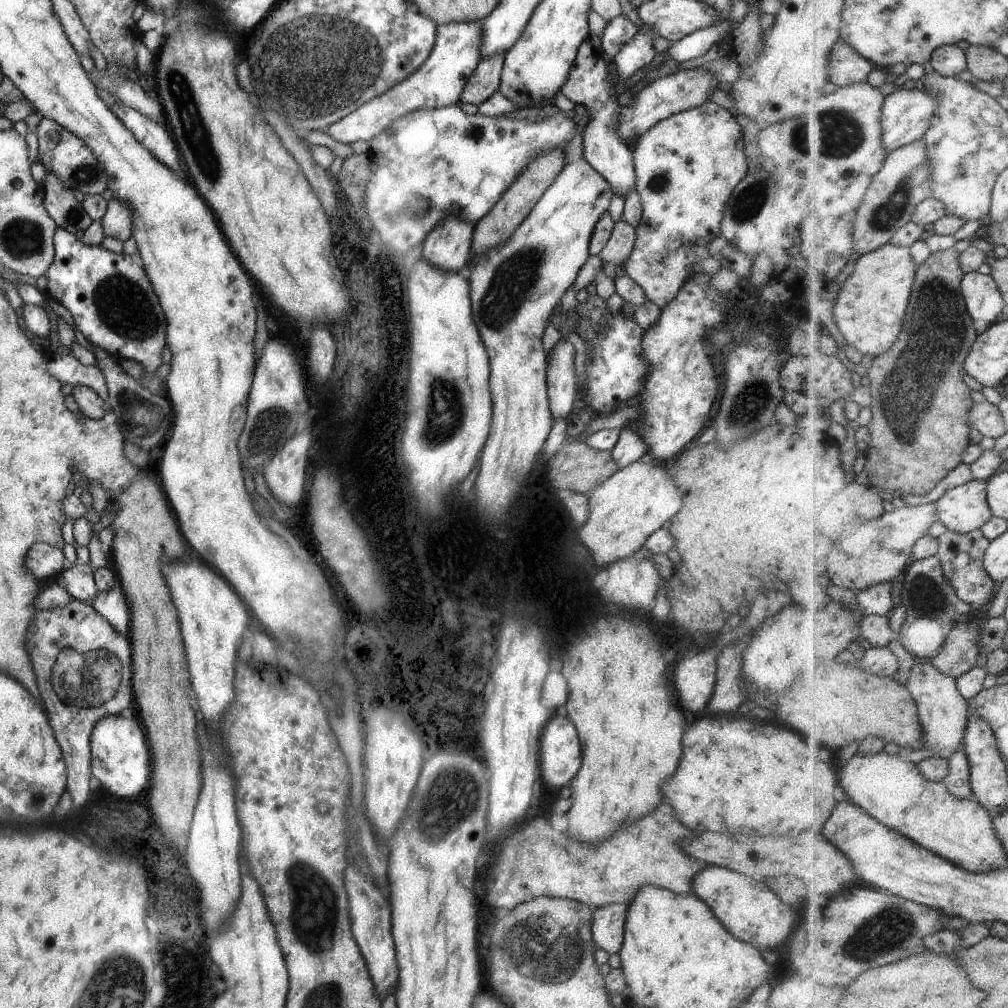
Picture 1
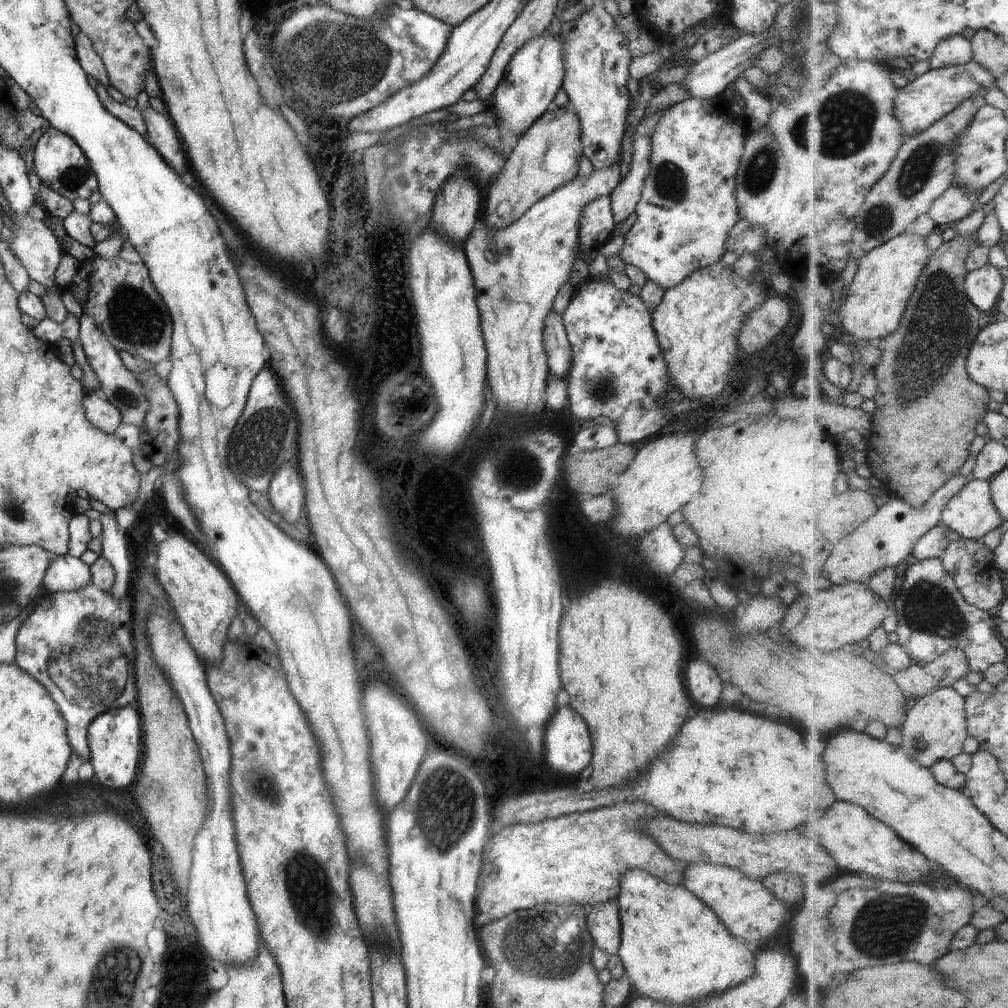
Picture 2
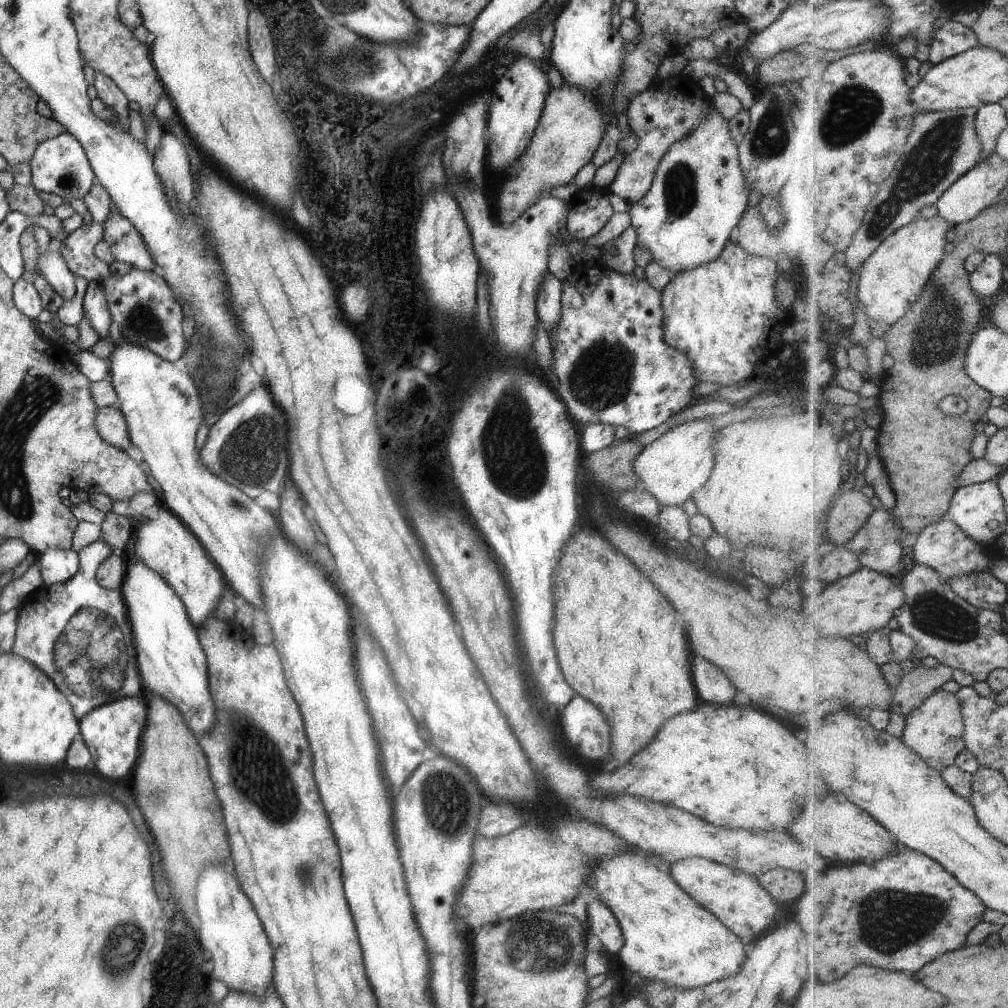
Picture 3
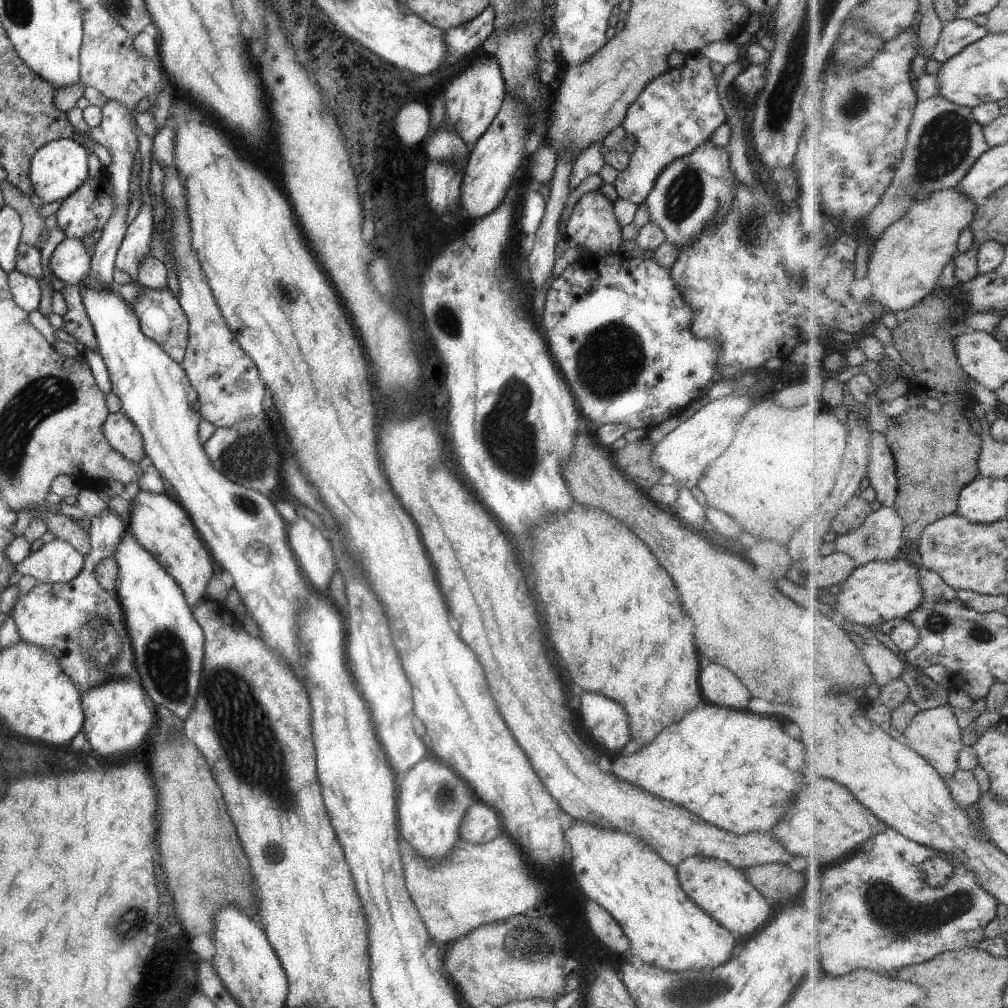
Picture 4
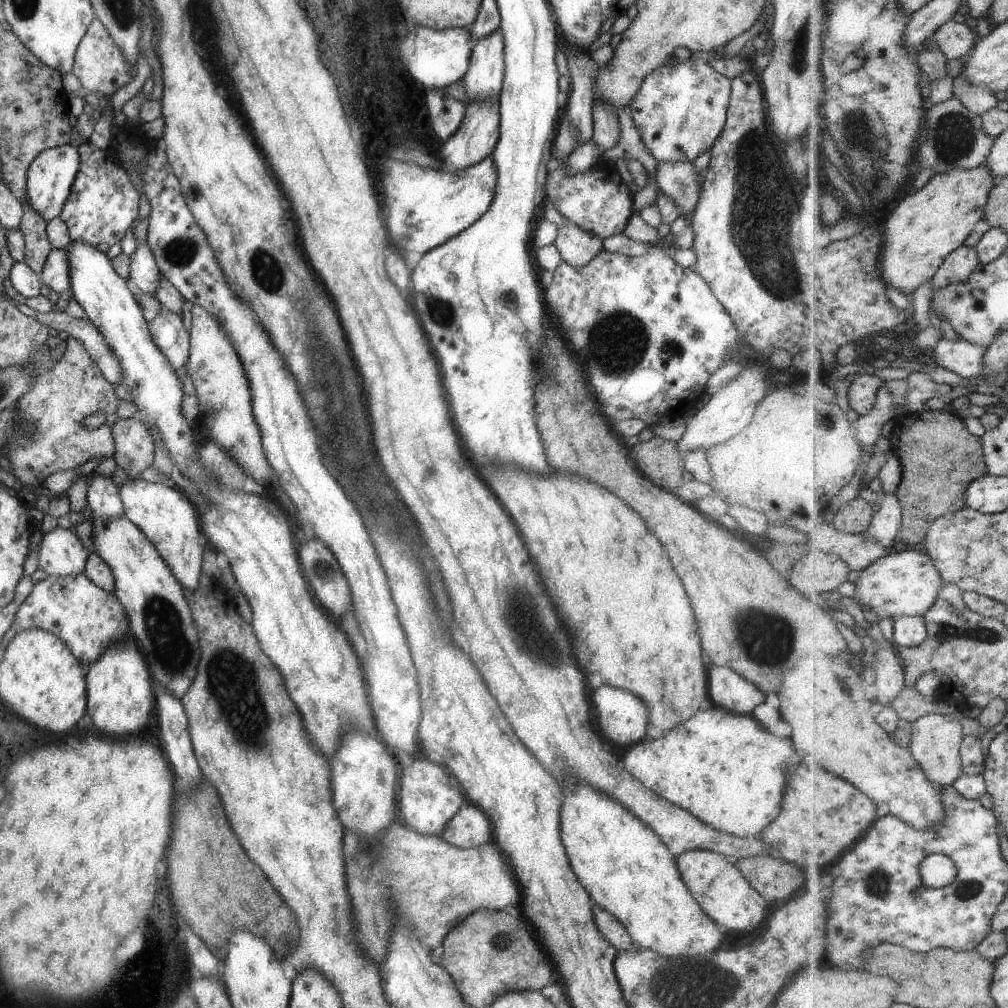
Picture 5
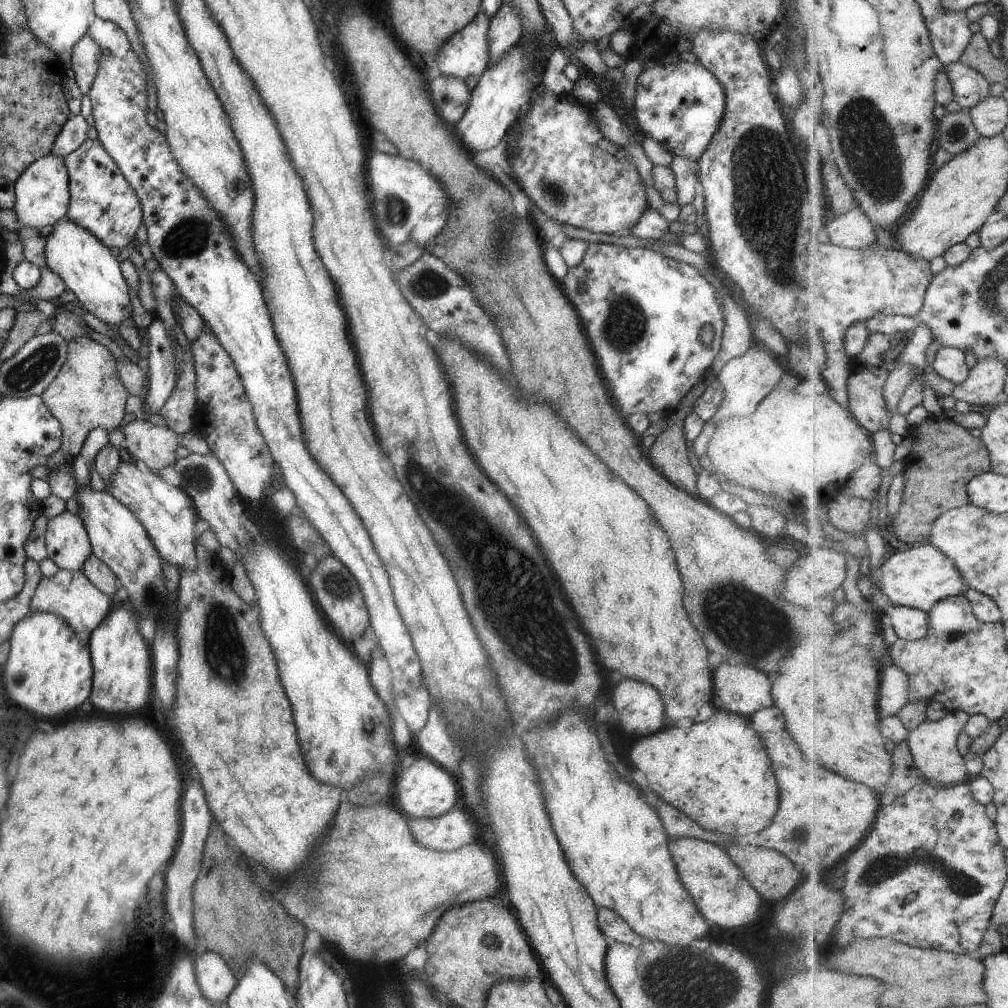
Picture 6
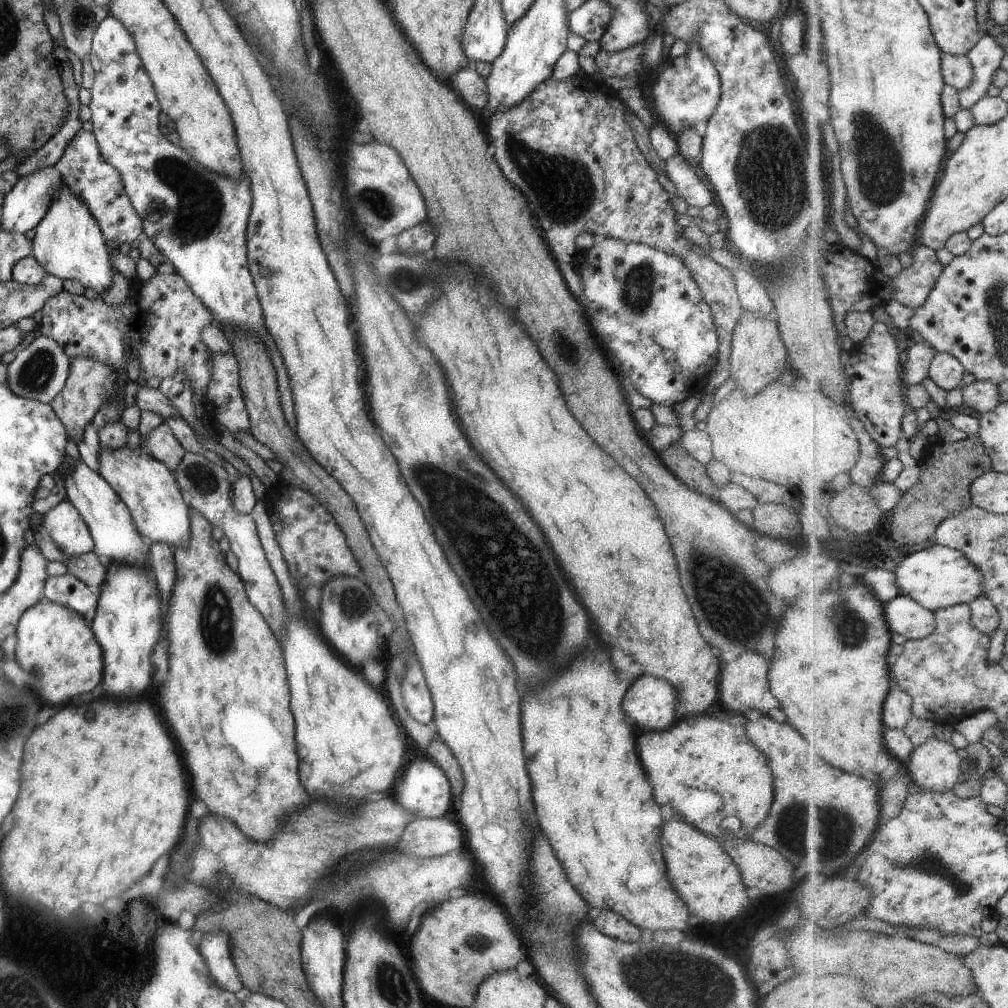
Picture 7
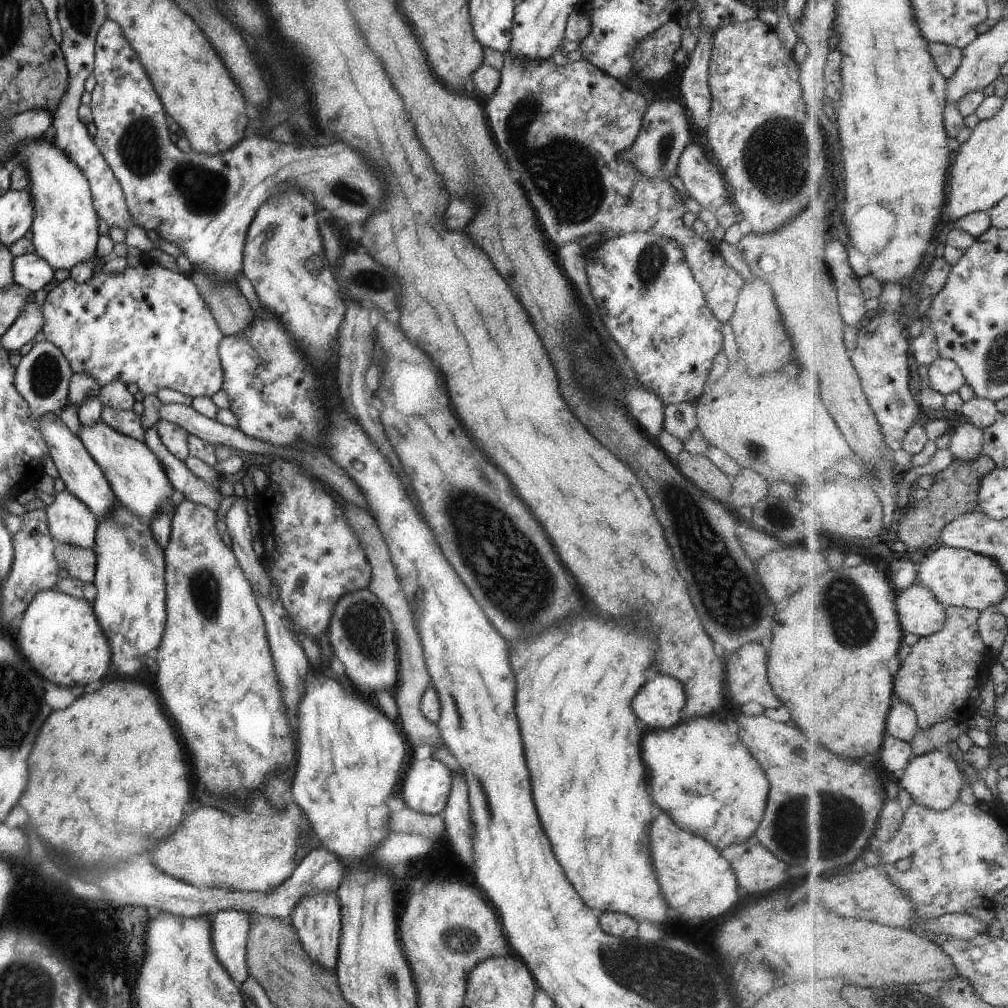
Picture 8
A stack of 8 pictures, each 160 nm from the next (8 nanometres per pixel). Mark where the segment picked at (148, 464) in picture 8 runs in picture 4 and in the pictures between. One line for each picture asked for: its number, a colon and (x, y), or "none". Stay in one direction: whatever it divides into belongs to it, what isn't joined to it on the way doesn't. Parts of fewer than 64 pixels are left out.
4: (158, 522)
5: (166, 516)
6: (166, 513)
7: (148, 489)

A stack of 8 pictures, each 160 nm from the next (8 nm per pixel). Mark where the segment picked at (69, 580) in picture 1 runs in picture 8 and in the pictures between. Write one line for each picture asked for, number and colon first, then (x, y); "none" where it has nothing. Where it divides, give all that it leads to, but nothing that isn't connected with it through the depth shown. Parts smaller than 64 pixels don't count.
2: (63, 573)
3: (55, 565)
4: (57, 561)
5: (61, 553)
6: (67, 545)
7: (63, 523)
8: (69, 521)

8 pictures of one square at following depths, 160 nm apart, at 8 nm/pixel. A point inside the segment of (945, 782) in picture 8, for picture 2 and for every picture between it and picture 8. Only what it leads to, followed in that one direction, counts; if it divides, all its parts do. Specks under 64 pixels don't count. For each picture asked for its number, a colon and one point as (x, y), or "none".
2: (936, 727)
3: (936, 730)
4: (935, 733)
5: (936, 739)
6: (933, 745)
7: (935, 766)

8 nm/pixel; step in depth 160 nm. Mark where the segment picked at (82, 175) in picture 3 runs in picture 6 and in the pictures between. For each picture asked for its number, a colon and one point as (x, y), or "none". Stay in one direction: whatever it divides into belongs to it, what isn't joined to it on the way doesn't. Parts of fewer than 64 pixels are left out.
4: (56, 169)
5: (49, 176)
6: (41, 197)

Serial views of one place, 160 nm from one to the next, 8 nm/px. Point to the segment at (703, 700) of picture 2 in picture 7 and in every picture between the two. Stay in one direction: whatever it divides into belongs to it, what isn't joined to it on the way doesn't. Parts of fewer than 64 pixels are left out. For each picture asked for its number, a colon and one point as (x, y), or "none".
3: (712, 686)
4: (719, 686)
5: (728, 690)
6: (741, 689)
7: (743, 685)

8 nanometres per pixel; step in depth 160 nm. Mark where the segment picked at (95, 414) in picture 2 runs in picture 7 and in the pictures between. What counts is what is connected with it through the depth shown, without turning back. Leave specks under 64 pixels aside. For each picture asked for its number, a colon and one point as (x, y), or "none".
3: (110, 424)
4: (122, 435)
5: (133, 442)
6: (155, 445)
7: (161, 443)

